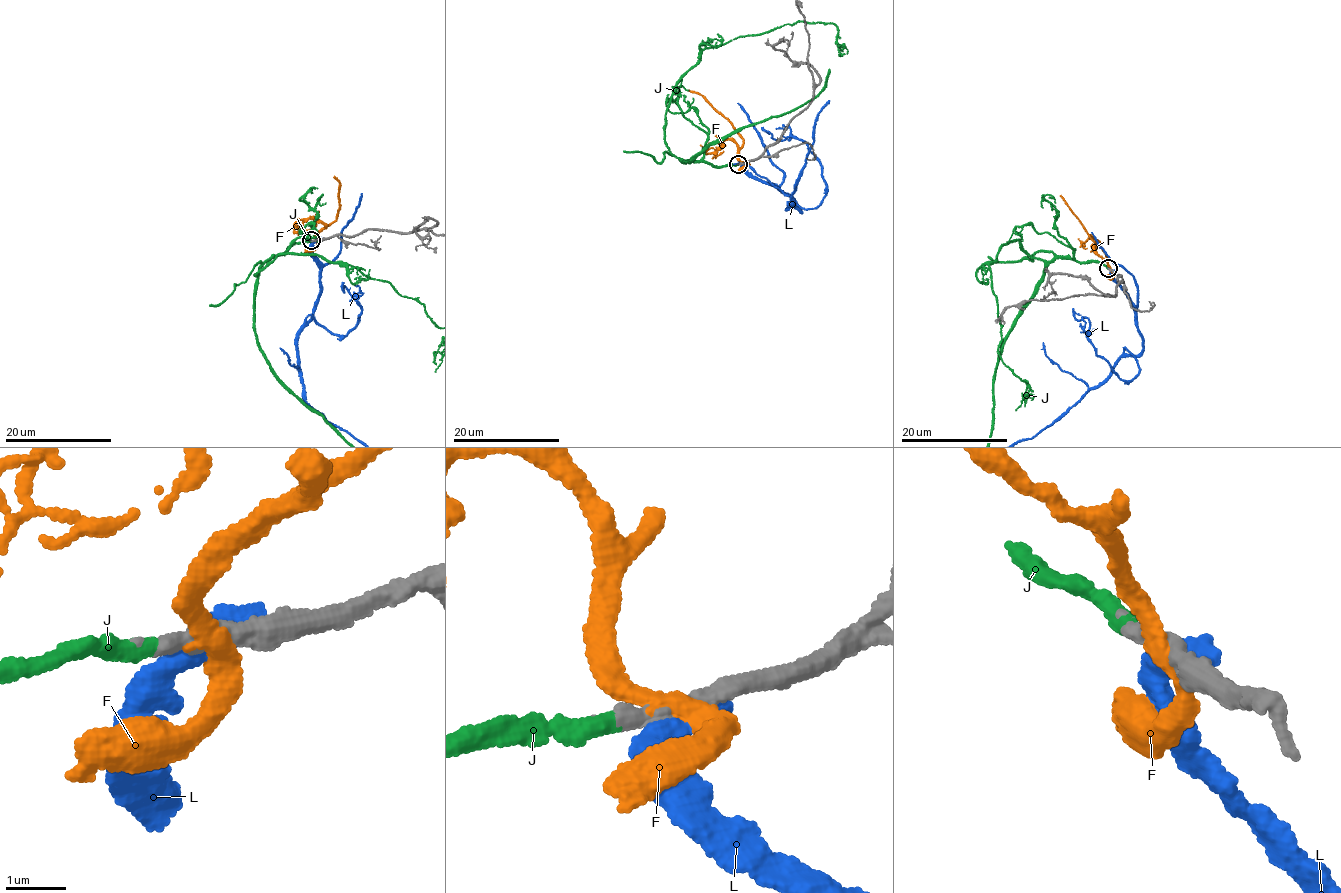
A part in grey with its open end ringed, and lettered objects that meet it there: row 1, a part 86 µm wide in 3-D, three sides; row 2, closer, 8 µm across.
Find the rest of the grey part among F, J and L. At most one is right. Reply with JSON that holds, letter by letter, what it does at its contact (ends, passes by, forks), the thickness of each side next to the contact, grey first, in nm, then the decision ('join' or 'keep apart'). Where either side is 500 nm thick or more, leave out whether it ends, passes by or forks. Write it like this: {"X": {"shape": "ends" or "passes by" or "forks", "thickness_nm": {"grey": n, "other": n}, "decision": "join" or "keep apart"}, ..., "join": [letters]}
{"F": {"shape": "passes by", "thickness_nm": {"grey": 300, "other": 320}, "decision": "keep apart"}, "J": {"shape": "ends", "thickness_nm": {"grey": 320, "other": 320}, "decision": "join"}, "L": {"thickness_nm": {"grey": 280, "other": 550}, "decision": "keep apart"}, "join": ["J"]}

